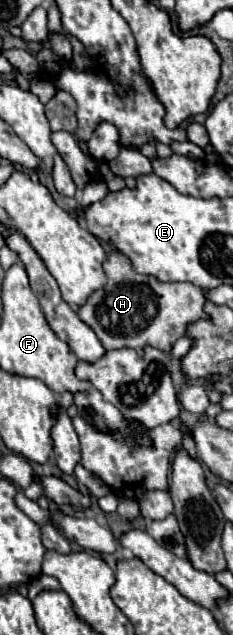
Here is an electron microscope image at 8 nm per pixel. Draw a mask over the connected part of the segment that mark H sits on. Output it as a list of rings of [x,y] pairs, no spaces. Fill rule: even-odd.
[[[116,250],[110,252],[108,260],[104,262],[104,272],[108,276],[106,286],[88,298],[88,302],[78,310],[78,316],[94,330],[106,350],[134,348],[136,352],[142,352],[142,348],[148,344],[168,354],[174,342],[186,336],[186,328],[190,324],[210,320],[210,316],[204,312],[204,290],[196,288],[194,284],[162,284],[152,276],[142,276],[134,272],[130,260]]]

